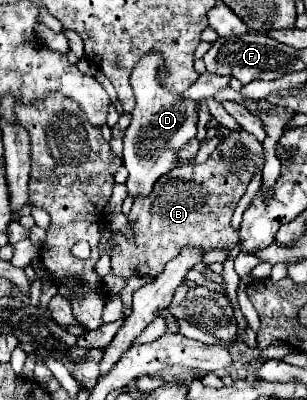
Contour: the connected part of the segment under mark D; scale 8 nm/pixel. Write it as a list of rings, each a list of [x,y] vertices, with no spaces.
[[[150,52],[136,64],[132,72],[132,88],[136,96],[136,108],[132,110],[132,124],[124,132],[124,166],[128,168],[128,194],[136,198],[144,198],[152,192],[152,186],[156,184],[158,176],[170,172],[176,166],[176,148],[184,146],[190,138],[196,136],[196,102],[182,100],[178,94],[166,92],[158,80],[158,68],[164,64],[156,52]]]

